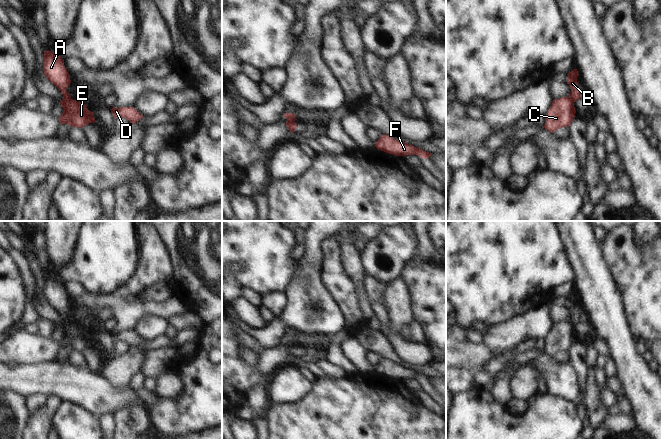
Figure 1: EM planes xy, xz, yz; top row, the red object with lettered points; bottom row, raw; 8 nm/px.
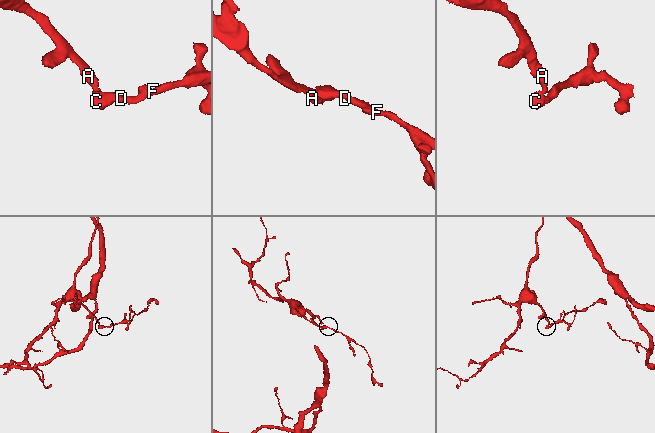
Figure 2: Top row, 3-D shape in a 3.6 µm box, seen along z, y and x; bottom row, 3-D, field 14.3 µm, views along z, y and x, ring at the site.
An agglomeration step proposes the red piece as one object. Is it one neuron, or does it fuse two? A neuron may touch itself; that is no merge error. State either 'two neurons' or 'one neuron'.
two neurons

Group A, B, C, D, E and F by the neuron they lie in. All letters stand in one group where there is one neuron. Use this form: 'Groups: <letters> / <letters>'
Groups: A B / C D E F

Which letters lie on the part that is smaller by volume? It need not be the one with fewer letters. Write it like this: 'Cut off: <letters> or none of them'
Cut off: C, D, E, F

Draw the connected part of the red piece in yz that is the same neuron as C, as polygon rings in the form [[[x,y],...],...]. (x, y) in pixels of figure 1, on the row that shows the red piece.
[[[570,97],[554,99],[547,114],[543,128],[553,133],[561,127],[569,127],[575,117],[574,102]]]

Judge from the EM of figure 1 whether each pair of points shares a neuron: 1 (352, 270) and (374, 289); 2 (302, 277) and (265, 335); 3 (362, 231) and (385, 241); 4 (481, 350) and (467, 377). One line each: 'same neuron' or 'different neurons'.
1: different neurons
2: same neuron
3: different neurons
4: different neurons

